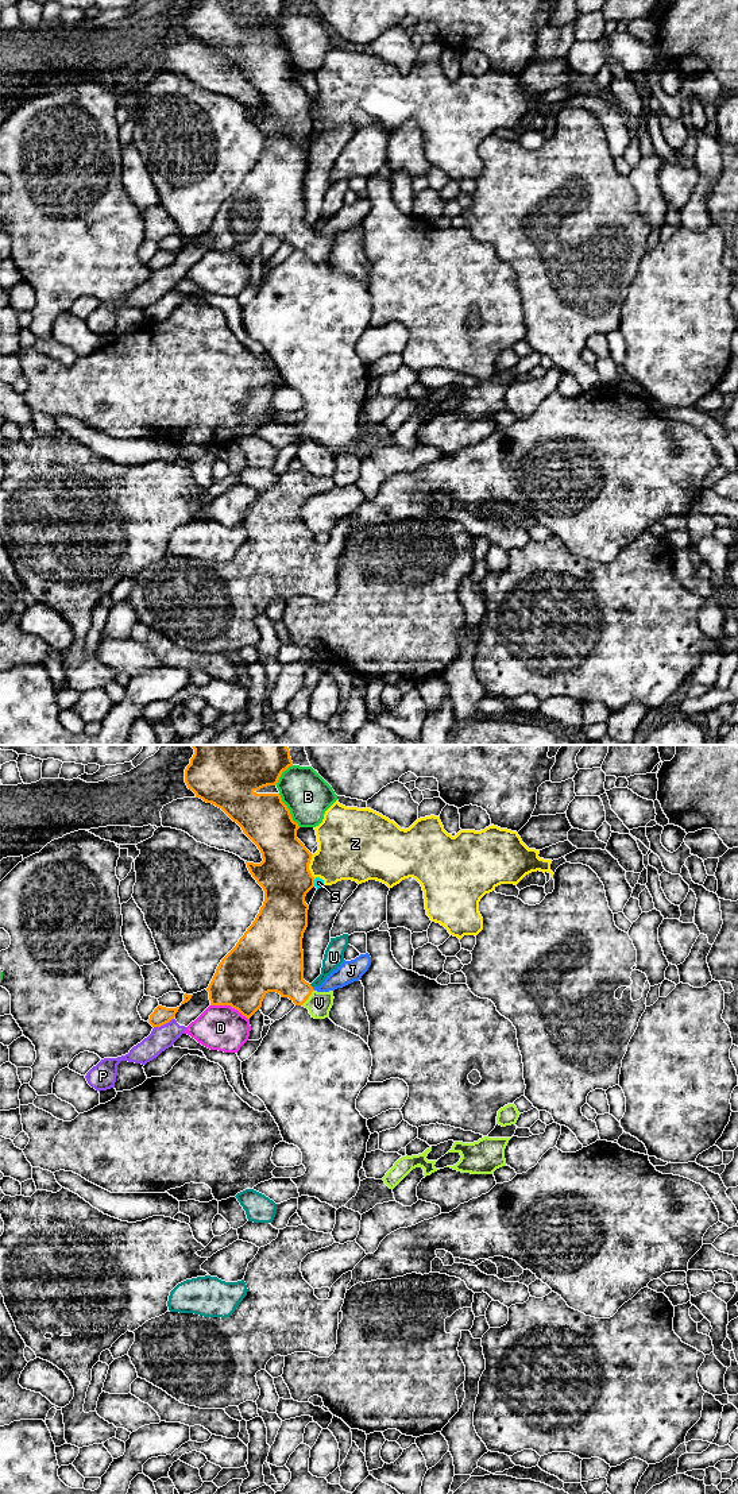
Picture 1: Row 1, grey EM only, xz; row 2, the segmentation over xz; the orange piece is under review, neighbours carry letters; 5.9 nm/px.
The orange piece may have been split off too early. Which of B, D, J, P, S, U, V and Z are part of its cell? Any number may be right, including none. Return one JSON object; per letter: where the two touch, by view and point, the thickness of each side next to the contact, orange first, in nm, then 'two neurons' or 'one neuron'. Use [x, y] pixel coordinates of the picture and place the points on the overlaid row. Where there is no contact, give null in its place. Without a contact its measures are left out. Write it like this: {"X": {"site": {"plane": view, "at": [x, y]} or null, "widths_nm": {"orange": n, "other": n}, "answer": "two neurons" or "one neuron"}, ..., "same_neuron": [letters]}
{"B": {"site": {"plane": "xz", "at": [289, 810]}, "widths_nm": {"orange": 300, "other": 280}, "answer": "two neurons"}, "D": {"site": {"plane": "xz", "at": [230, 1004]}, "widths_nm": {"orange": 340, "other": 280}, "answer": "two neurons"}, "J": {"site": {"plane": "xz", "at": [312, 988]}, "widths_nm": {"orange": 320, "other": 130}, "answer": "two neurons"}, "P": {"site": {"plane": "xz", "at": [163, 1023]}, "widths_nm": {"orange": 110, "other": 140}, "answer": "two neurons"}, "S": {"site": {"plane": "xz", "at": [313, 883]}, "widths_nm": {"orange": 300, "other": 60}, "answer": "two neurons"}, "U": {"site": {"plane": "xz", "at": [310, 985]}, "widths_nm": {"orange": 340, "other": 120}, "answer": "two neurons"}, "V": {"site": {"plane": "xz", "at": [308, 998]}, "widths_nm": {"orange": 280, "other": 140}, "answer": "one neuron"}, "Z": {"site": {"plane": "xz", "at": [308, 867]}, "widths_nm": {"orange": 300, "other": 340}, "answer": "two neurons"}, "same_neuron": ["V"]}

